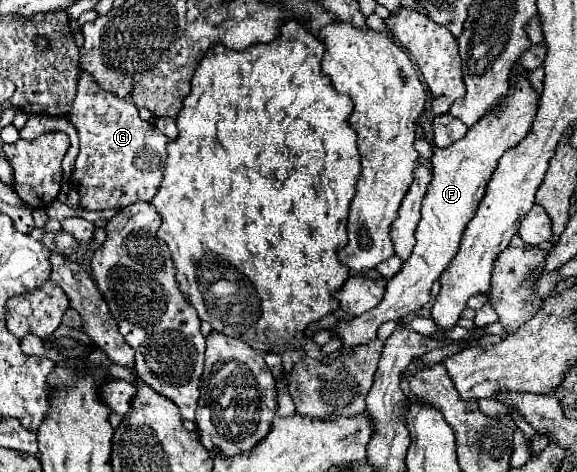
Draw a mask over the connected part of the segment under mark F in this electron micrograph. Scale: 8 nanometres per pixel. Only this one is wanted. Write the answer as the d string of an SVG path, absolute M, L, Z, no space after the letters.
M513 67L511 73L511 87L505 97L505 103L499 113L489 113L481 117L473 127L469 127L467 135L457 143L449 145L447 149L433 149L433 181L429 183L427 195L421 207L421 221L415 231L415 247L409 259L403 263L401 271L387 281L387 293L383 301L355 319L337 319L333 327L333 337L341 341L341 357L351 355L357 345L365 345L377 339L377 329L387 321L399 321L407 315L419 311L431 299L431 285L441 277L447 265L459 251L461 235L467 223L473 219L473 211L477 211L477 201L485 195L485 187L505 151L515 147L531 129L535 119L539 95L531 89L527 75L517 73Z

